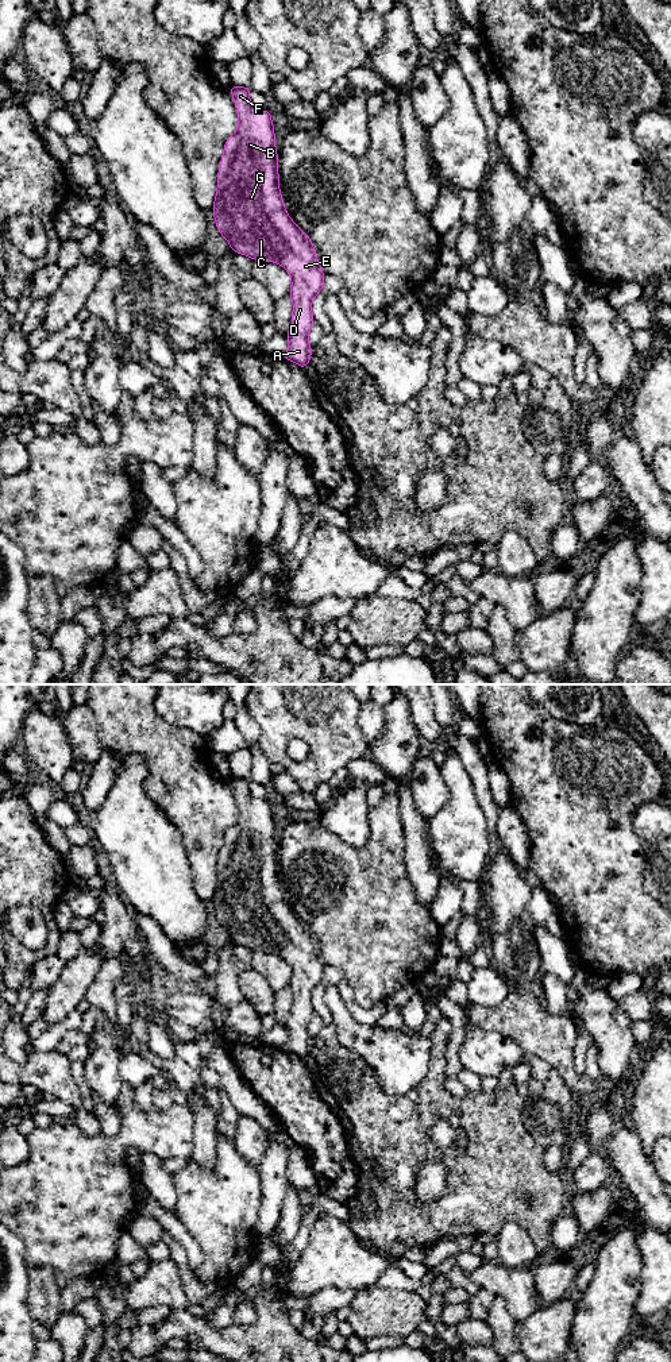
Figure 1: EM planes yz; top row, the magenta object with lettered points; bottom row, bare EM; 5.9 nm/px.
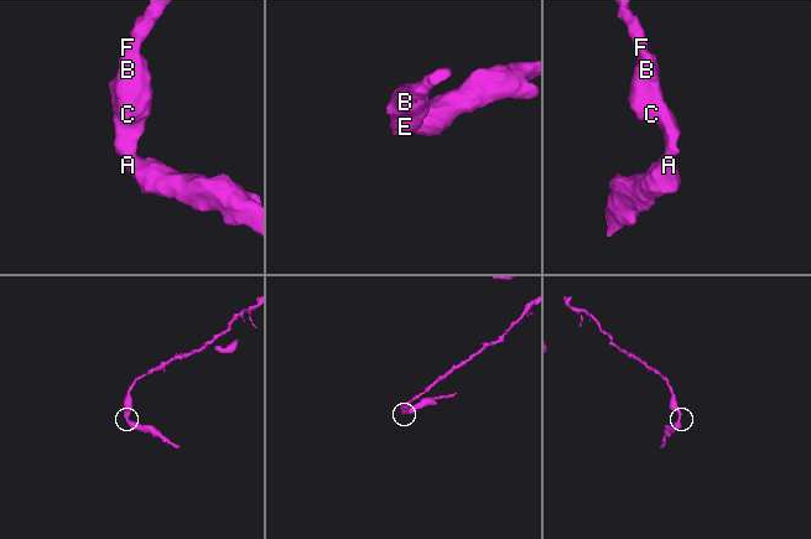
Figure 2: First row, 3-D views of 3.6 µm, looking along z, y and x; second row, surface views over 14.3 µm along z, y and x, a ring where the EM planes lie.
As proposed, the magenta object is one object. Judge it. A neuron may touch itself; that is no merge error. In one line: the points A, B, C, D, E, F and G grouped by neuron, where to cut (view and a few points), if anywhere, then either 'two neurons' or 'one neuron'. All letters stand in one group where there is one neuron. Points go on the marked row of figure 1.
A B C D E F G; no cut; one neuron

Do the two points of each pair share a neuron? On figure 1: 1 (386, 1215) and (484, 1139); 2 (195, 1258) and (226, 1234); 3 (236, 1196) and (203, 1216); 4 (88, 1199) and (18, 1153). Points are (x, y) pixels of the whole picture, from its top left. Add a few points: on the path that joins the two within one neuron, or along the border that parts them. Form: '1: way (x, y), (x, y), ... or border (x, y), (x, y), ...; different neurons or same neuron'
1: way (417, 1215), (436, 1215), (481, 1170); same neuron
2: border (184, 1227), (201, 1253), (201, 1265), (196, 1276); different neurons
3: way (228, 1197), (219, 1207), (211, 1208); same neuron
4: border (27, 1137), (29, 1156), (14, 1166); different neurons

